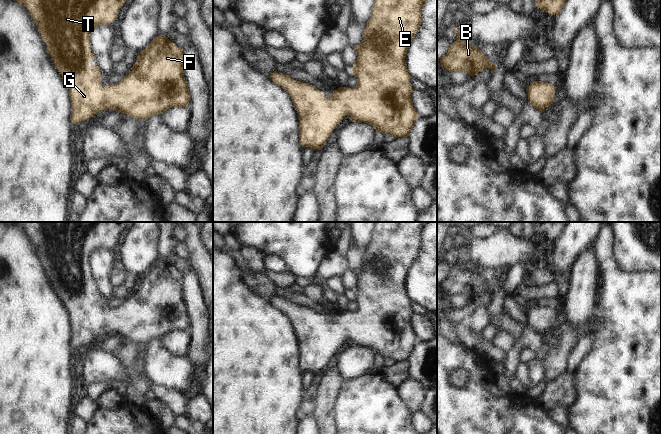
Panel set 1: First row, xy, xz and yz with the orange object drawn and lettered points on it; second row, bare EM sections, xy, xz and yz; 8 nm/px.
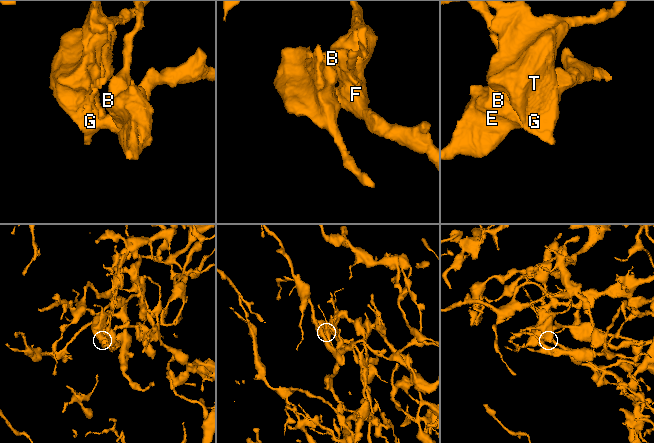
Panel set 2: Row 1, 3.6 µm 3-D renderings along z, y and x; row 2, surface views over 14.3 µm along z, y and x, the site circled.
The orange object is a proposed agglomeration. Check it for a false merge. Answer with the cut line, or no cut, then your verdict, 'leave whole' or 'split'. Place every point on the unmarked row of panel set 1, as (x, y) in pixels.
cut none; leave whole

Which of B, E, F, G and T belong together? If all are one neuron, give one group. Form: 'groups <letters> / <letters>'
groups B E F G T

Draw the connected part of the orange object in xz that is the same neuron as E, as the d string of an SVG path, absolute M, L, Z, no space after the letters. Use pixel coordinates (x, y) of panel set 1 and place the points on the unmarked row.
M376 222L373 227L371 241L364 253L363 265L356 270L357 284L351 296L357 302L357 310L353 313L339 311L326 323L323 315L301 305L295 305L290 300L274 295L269 302L288 316L299 339L299 369L310 371L312 374L322 373L325 364L332 358L334 351L342 345L344 339L350 339L350 345L370 348L376 355L392 359L394 363L407 361L418 338L411 324L413 312L410 307L411 299L407 295L405 281L407 274L418 257L421 249L421 234L429 222Z

